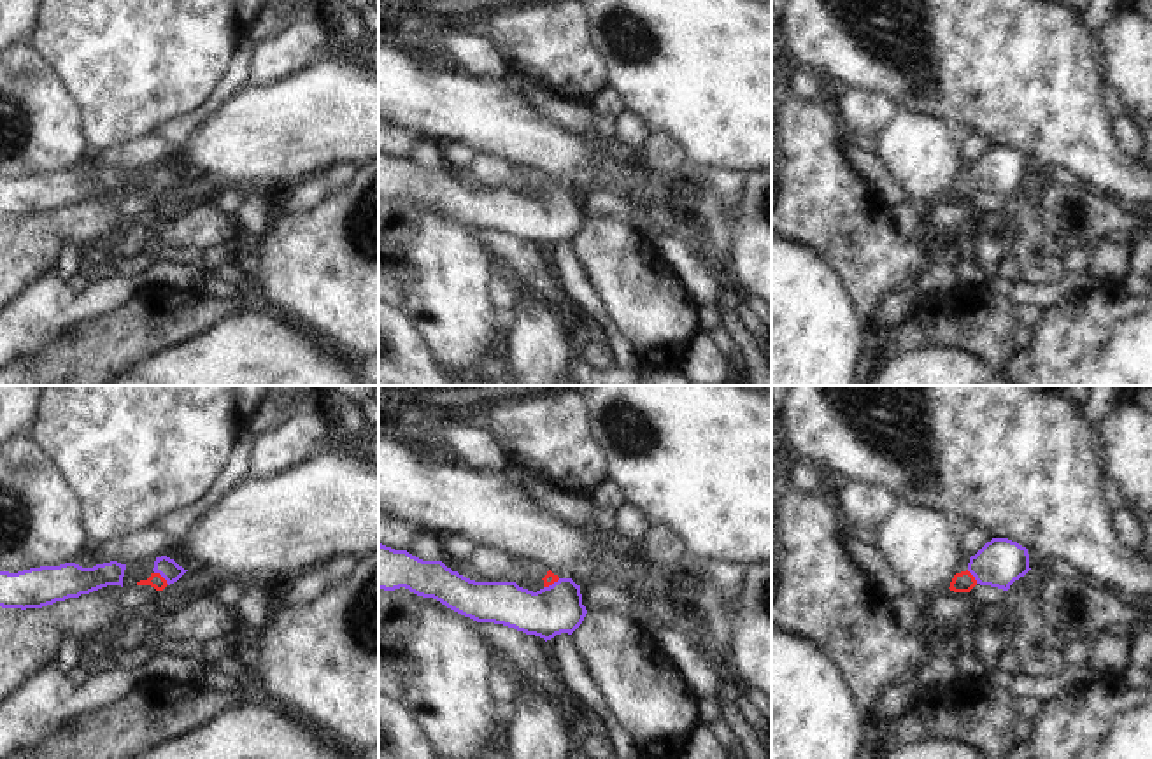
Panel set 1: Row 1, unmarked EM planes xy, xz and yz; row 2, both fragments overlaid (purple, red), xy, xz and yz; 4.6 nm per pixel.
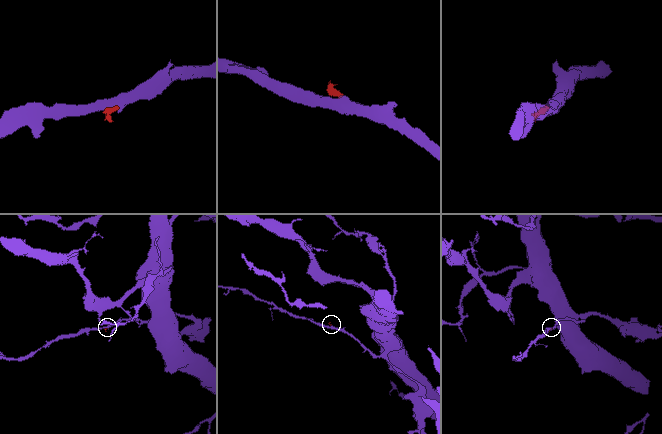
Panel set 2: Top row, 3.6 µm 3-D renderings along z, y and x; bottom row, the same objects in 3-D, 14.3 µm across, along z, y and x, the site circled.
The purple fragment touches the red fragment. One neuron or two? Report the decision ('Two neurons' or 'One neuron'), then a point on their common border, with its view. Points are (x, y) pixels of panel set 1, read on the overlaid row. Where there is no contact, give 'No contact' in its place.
One neuron. Touches purple at xy (162, 575).

